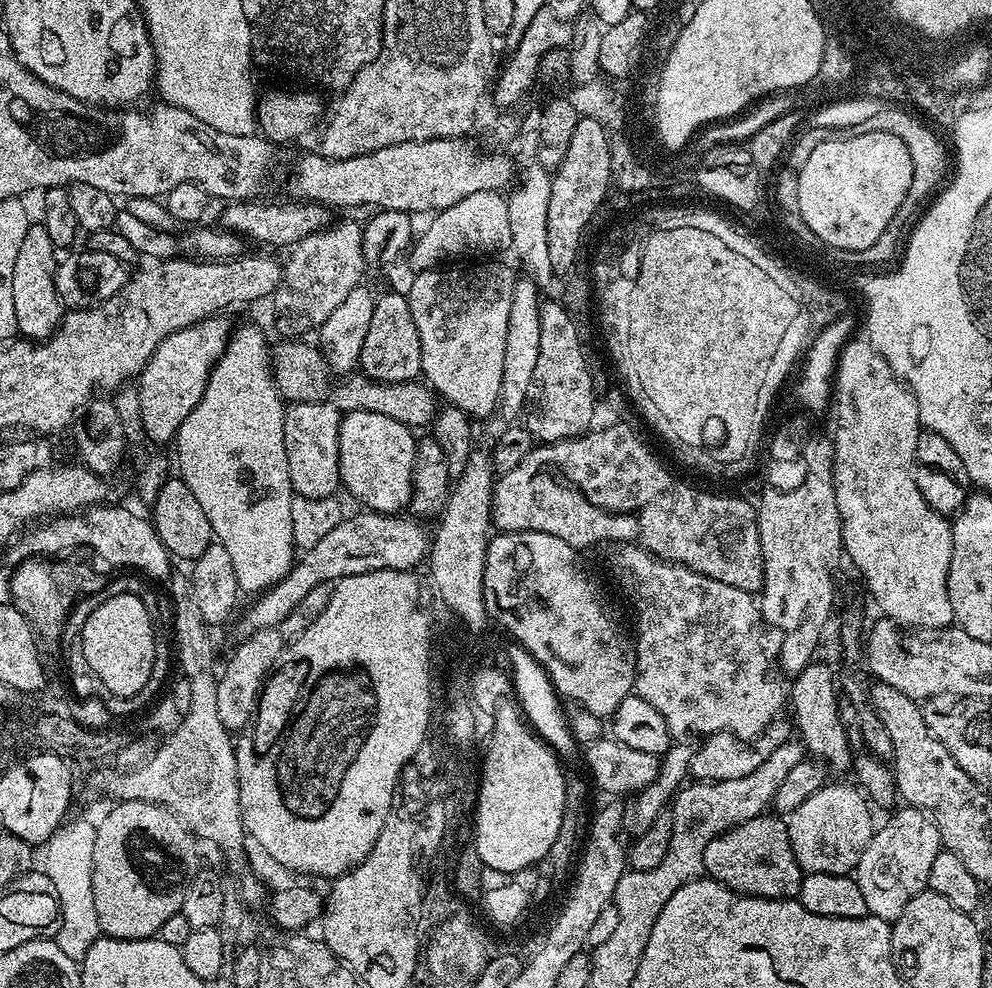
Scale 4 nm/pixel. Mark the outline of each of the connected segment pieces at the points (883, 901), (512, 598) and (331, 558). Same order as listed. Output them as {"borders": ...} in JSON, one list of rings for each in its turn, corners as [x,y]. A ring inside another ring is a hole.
{"borders":[[[[900,806],[900,809],[872,833],[866,850],[862,850],[862,858],[858,858],[858,866],[854,879],[858,882],[858,890],[862,890],[862,898],[868,907],[868,915],[877,916],[889,922],[895,922],[906,910],[910,898],[914,898],[928,887],[930,866],[934,866],[934,858],[942,851],[938,826],[927,812],[911,806]]],[[[500,532],[488,541],[485,554],[484,602],[489,617],[512,635],[511,639],[545,668],[565,701],[610,718],[636,683],[636,653],[616,612],[592,576],[580,565],[581,553],[562,538],[541,532]]],[[[371,510],[361,511],[362,514],[345,517],[336,528],[332,528],[313,548],[303,551],[291,571],[267,589],[258,604],[246,614],[242,622],[242,632],[256,632],[258,629],[277,628],[290,614],[294,606],[306,598],[306,593],[314,586],[335,583],[342,577],[354,574],[377,572],[382,569],[409,571],[414,565],[427,557],[430,547],[430,534],[426,532],[415,517],[402,514],[376,513]]]]}

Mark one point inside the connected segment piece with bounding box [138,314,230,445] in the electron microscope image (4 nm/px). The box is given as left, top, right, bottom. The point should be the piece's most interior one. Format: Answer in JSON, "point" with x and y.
{"point":[173,382]}

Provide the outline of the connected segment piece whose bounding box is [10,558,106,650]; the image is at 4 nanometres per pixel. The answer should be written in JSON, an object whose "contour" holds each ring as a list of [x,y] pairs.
{"contour":[[[29,558],[19,561],[12,572],[10,602],[26,618],[45,649],[60,648],[64,624],[77,600],[82,596],[100,594],[106,588],[106,576],[84,564],[71,564],[65,558]]]}

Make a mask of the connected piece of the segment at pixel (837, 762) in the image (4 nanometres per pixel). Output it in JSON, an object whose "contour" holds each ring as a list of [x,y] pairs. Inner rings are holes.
{"contour":[[[813,662],[805,666],[794,676],[790,684],[790,704],[796,707],[796,724],[800,727],[798,733],[805,749],[817,761],[826,762],[829,769],[840,772],[851,765],[854,752],[848,749],[848,732],[844,729],[844,720],[840,717],[838,696],[838,676],[824,664]],[[813,752],[813,753],[812,753]],[[832,767],[832,768],[831,768]]]}

